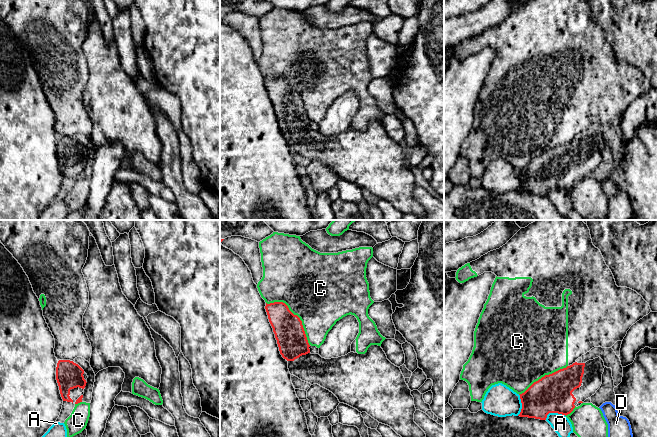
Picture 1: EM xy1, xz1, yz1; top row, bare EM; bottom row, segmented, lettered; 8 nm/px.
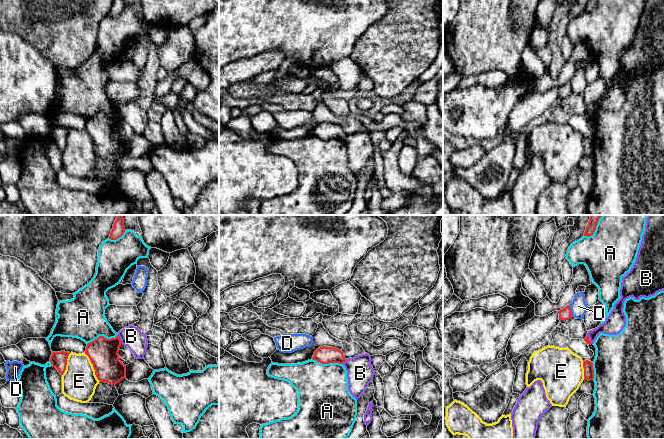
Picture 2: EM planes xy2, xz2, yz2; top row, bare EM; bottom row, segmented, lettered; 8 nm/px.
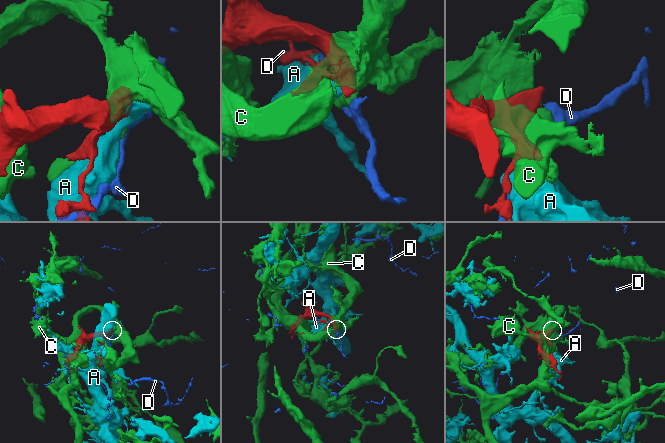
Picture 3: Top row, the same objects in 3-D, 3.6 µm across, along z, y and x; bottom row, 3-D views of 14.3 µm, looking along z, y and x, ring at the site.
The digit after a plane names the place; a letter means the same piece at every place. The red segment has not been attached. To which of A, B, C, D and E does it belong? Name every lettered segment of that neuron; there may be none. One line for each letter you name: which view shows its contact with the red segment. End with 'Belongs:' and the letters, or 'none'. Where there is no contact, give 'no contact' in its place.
Belongs: none

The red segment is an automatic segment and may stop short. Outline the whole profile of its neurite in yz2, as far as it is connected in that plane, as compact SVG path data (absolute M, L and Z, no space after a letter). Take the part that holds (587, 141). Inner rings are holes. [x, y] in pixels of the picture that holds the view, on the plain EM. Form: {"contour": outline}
{"contour": "M589 136L583 137L584 144L584 156L593 156L594 155L594 145L593 139Z"}

